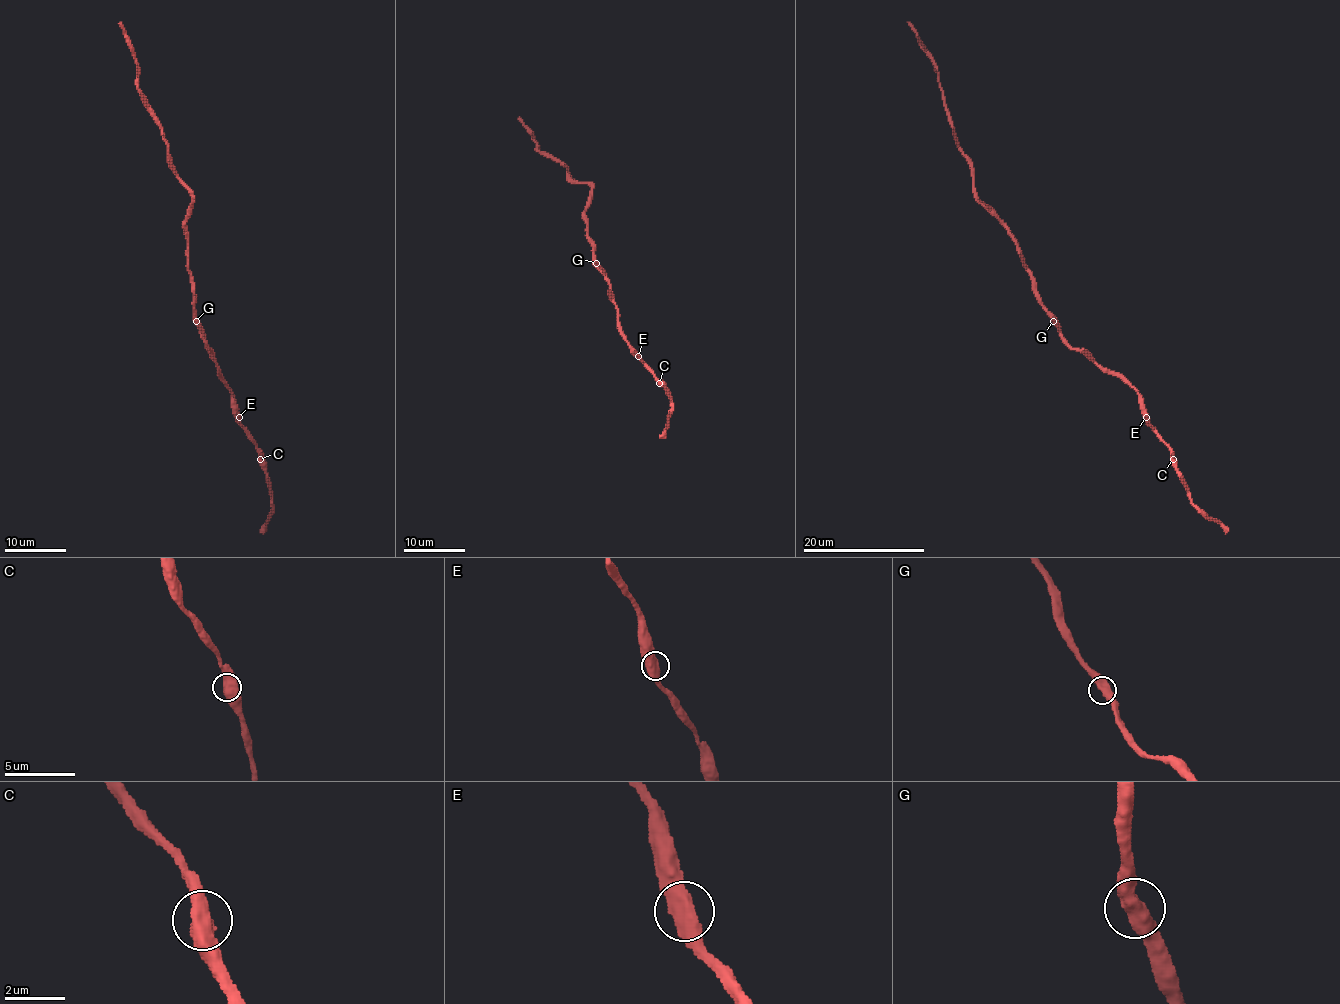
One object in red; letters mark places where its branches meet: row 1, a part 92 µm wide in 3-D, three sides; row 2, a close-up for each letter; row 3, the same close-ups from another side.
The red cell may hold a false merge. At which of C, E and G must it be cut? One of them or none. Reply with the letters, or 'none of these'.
none of these

